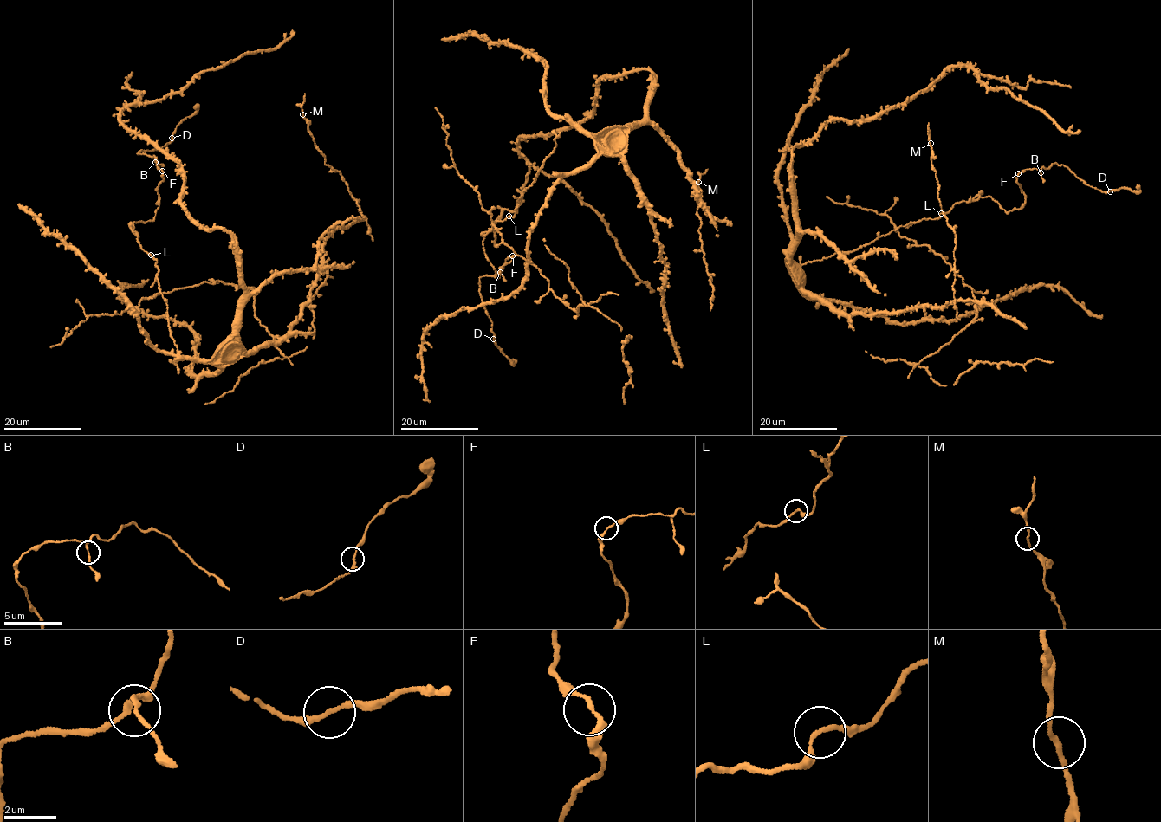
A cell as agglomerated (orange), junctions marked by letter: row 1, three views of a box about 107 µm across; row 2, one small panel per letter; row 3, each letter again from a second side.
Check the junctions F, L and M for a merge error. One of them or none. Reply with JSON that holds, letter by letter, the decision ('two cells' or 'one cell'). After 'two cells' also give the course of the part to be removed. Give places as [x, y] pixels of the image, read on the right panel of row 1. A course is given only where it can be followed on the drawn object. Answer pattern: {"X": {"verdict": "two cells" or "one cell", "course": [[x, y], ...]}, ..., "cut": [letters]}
{"F": {"verdict": "one cell"}, "L": {"verdict": "one cell"}, "M": {"verdict": "one cell"}, "cut": []}

